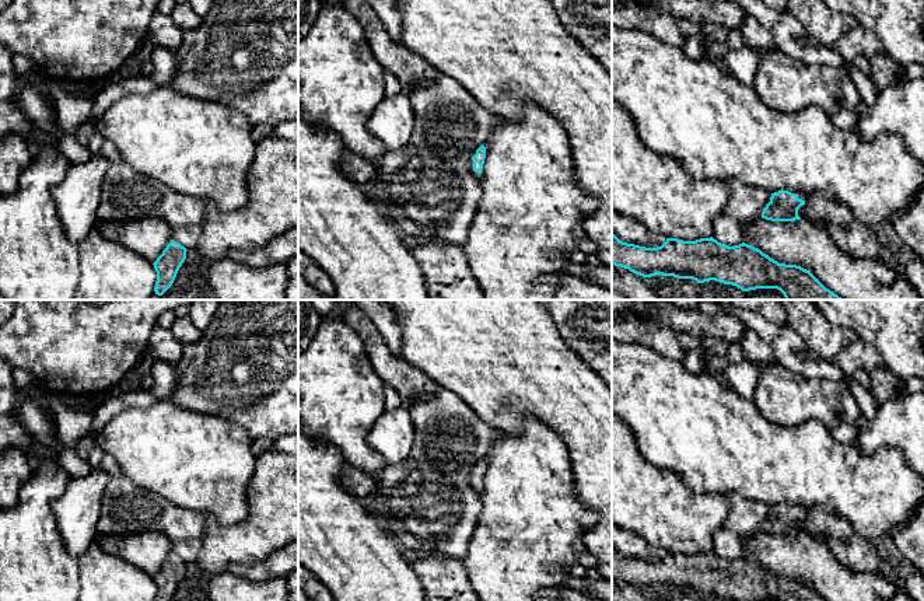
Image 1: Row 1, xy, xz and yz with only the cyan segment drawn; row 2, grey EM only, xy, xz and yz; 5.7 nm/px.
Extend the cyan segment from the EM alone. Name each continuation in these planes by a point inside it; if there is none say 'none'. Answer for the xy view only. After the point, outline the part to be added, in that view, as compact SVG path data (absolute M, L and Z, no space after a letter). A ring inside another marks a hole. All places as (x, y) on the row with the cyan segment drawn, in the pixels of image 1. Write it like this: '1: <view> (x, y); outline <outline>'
none

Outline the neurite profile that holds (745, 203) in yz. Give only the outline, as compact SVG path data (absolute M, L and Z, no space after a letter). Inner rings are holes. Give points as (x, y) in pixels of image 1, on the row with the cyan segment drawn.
M729 179L727 184L729 186L729 199L724 213L741 223L753 223L759 219L770 202L771 193L735 179Z

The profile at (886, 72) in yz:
M886 52L869 57L871 81L876 92L906 80L906 66L896 62Z

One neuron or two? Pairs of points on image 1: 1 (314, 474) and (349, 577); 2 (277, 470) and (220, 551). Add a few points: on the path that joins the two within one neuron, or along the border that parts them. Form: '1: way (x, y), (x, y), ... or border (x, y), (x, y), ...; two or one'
1: way (314, 499), (314, 517), (347, 552); one
2: way (277, 491), (277, 499), (241, 535); one

